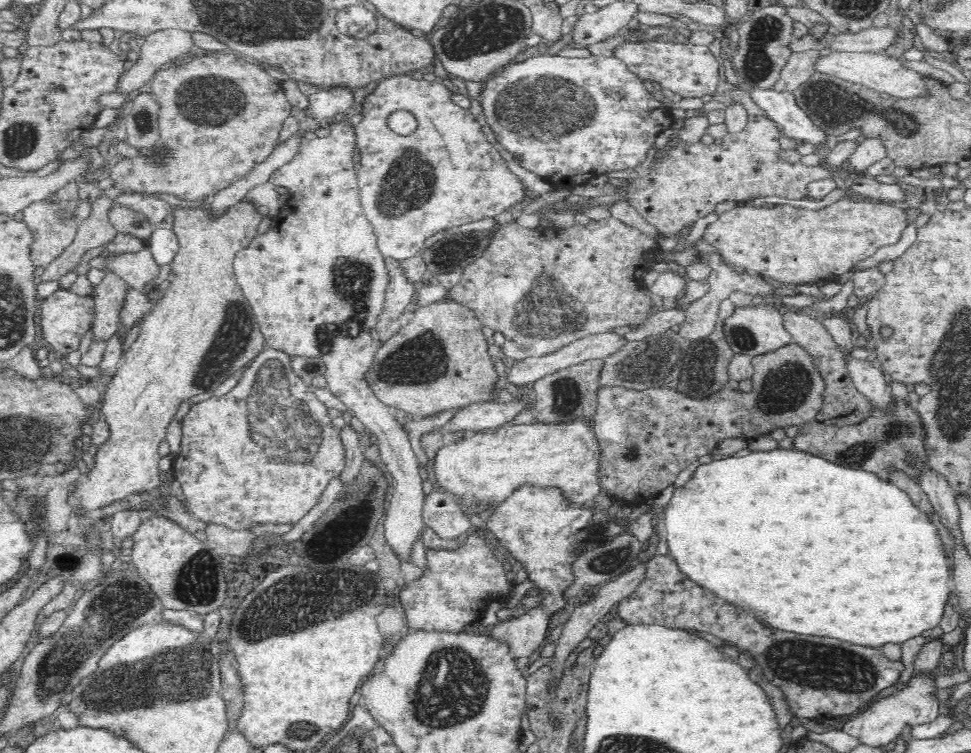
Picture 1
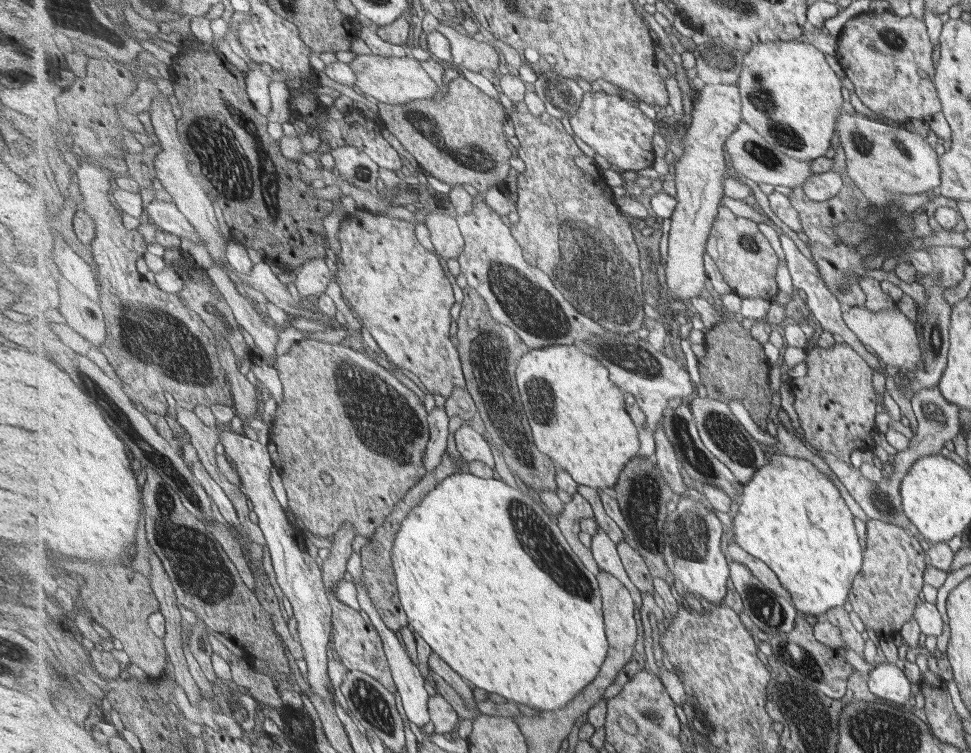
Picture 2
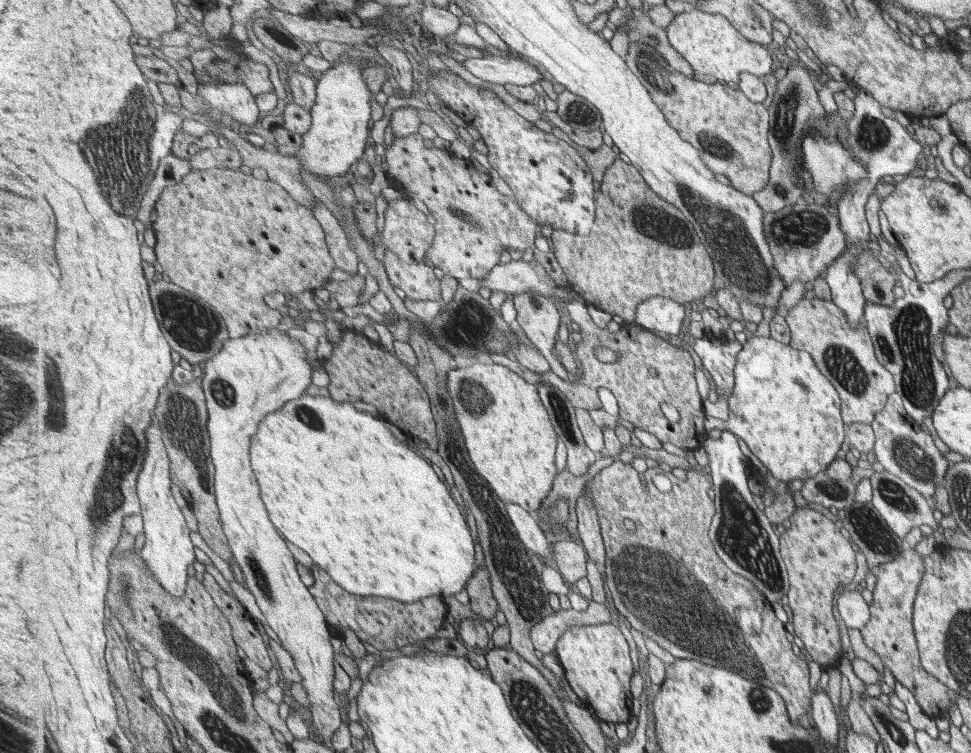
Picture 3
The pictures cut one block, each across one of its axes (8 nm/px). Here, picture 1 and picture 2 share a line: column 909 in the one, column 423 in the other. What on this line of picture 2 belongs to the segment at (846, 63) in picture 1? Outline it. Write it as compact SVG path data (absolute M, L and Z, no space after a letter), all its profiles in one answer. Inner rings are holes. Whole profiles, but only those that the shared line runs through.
M375 54L359 55L350 63L357 75L357 86L377 101L387 104L405 104L419 99L434 97L439 92L437 82L427 74L421 61L411 55L403 57L382 57Z

